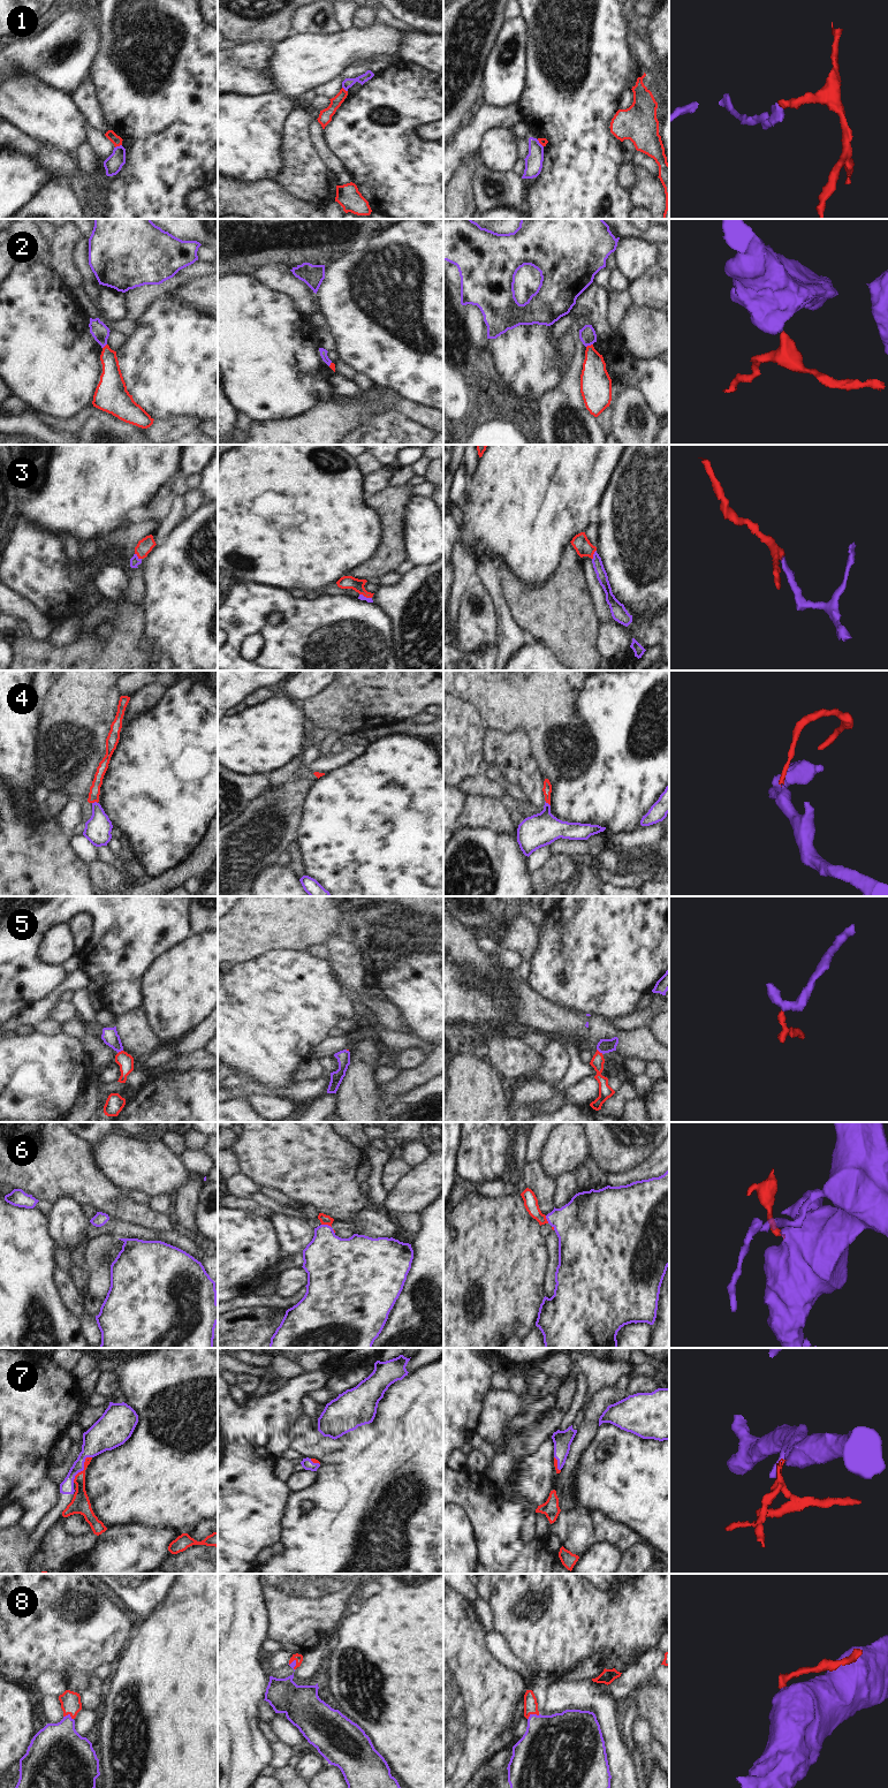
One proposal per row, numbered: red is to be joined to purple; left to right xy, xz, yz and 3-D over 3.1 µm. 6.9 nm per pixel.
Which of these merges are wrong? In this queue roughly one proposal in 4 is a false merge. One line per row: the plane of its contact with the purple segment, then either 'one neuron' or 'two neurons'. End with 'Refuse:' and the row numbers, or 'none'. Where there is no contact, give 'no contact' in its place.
1: contact in xy; two neurons
2: contact in yz; two neurons
3: contact in xy; one neuron
4: contact in xy; one neuron
5: contact in yz; one neuron
6: contact in xz; one neuron
7: contact in xy; one neuron
8: contact in yz; one neuron
Refuse: 1, 2

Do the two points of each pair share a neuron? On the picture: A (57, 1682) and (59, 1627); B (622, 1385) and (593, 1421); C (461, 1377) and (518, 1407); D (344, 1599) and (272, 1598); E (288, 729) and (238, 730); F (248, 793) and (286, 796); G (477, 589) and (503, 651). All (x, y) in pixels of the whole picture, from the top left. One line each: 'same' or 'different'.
A: different
B: different
C: different
D: same
E: same
F: different
G: different

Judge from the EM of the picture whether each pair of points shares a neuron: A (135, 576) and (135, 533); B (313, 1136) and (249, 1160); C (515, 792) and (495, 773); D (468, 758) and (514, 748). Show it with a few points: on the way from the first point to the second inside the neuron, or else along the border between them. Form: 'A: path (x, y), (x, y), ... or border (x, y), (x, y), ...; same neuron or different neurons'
A: path (124, 566), (124, 544); same neuron
B: path (297, 1138), (265, 1154); same neuron
C: path (510, 788), (500, 778); same neuron
D: border (487, 730), (483, 744), (484, 758); different neurons

